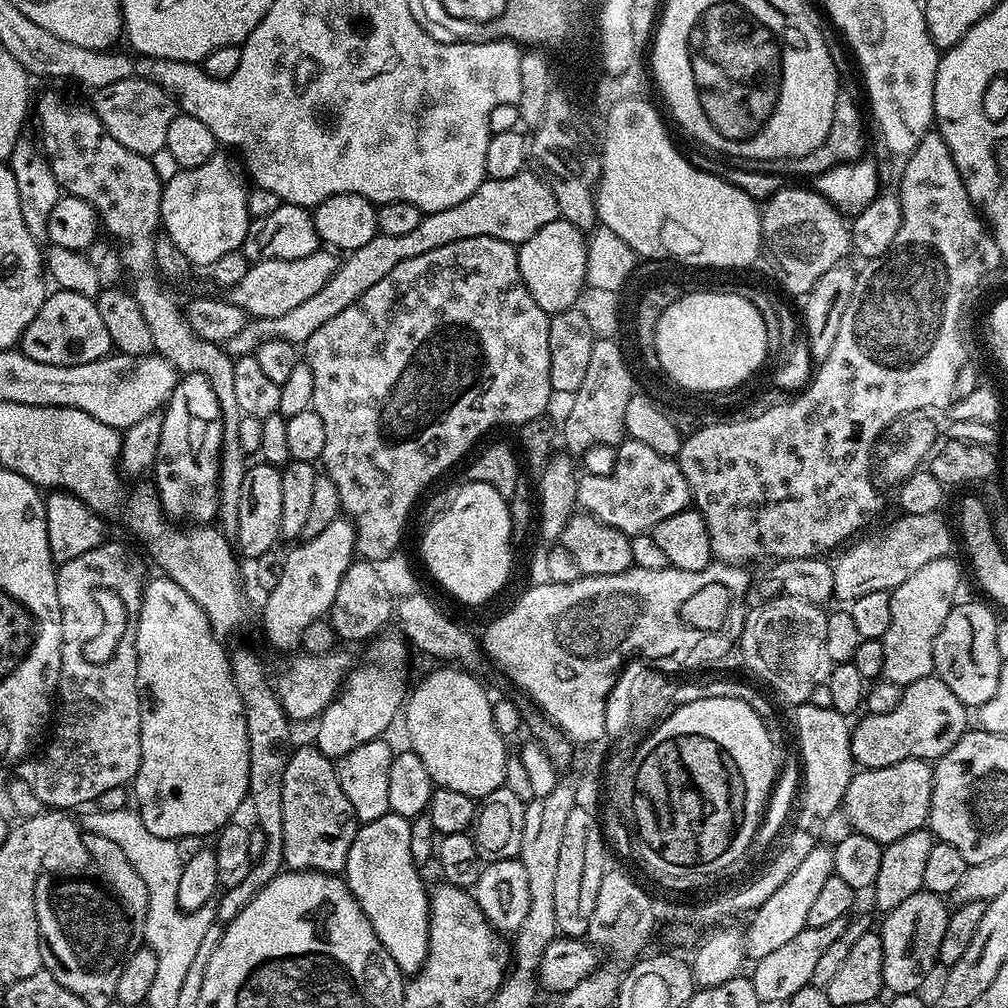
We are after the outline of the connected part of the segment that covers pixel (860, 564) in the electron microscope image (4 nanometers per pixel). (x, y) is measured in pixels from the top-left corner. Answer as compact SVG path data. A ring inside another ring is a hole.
M904 514L900 518L885 532L880 532L877 536L865 535L860 538L865 540L857 539L839 553L841 556L834 560L832 569L834 596L837 601L840 599L851 602L862 598L862 594L887 592L906 582L906 578L910 578L910 574L914 574L916 570L922 570L926 562L934 562L951 553L952 532L940 514Z

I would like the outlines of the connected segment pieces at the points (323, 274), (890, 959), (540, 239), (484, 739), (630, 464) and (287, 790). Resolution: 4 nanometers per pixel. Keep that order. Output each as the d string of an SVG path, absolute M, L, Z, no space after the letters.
M321 250L314 254L306 254L306 258L290 258L289 260L258 260L249 263L246 278L230 289L232 303L248 313L249 317L265 320L278 318L289 310L294 310L306 298L314 298L326 282L336 273L338 267L337 253L332 250Z
M921 890L906 898L901 905L883 917L884 924L880 926L883 944L883 982L891 995L916 992L924 976L937 964L938 947L946 932L949 911L947 901L943 897Z
M563 218L550 222L534 238L519 245L518 264L522 274L522 282L526 282L526 290L530 290L530 298L542 306L546 313L561 312L567 308L577 307L580 291L585 291L586 260L588 258L588 241L585 233L578 226Z
M442 666L438 672L432 672L416 689L411 689L410 695L406 700L406 707L402 712L402 720L408 723L408 740L410 743L411 751L418 754L418 758L422 758L422 763L426 766L426 771L430 774L433 785L438 788L445 788L446 790L459 790L460 793L467 796L475 796L477 798L483 798L494 790L504 787L504 779L506 778L506 762L510 755L510 749L506 745L506 737L502 734L498 734L498 726L494 726L494 714L492 713L492 706L494 703L493 697L488 697L488 692L471 676L471 671L465 670L460 666Z
M625 439L624 443L619 445L616 456L616 469L609 476L588 476L579 481L580 489L576 495L579 507L587 515L595 520L600 520L606 526L617 528L629 534L648 534L651 533L662 518L670 518L670 514L678 514L686 510L692 504L692 491L682 474L679 463L671 456L663 456L650 446L645 446L642 442L634 442Z
M314 746L297 747L286 764L286 775L282 782L282 854L285 869L294 872L343 873L357 827L354 806L350 806L342 790L342 782L338 782L333 757L322 754Z

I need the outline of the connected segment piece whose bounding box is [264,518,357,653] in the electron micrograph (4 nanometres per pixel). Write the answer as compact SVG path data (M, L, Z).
M348 518L335 520L322 534L305 539L293 548L296 549L284 557L282 582L267 593L268 601L264 604L264 636L274 647L288 653L300 648L300 639L310 622L323 620L331 613L342 574L346 574L357 555L356 526Z

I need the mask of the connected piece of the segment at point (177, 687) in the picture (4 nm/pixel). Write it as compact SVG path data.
M163 574L157 575L157 580L149 579L144 586L144 601L138 618L136 631L136 653L138 654L138 686L140 687L140 713L142 714L142 758L136 771L134 789L136 788L136 804L142 822L146 822L146 830L158 834L158 838L180 840L184 836L211 837L220 831L240 807L245 807L248 798L248 783L250 782L250 742L246 734L246 714L242 706L242 698L238 698L238 686L234 686L234 674L229 653L224 652L220 645L221 637L214 631L212 624L206 618L202 606Z

